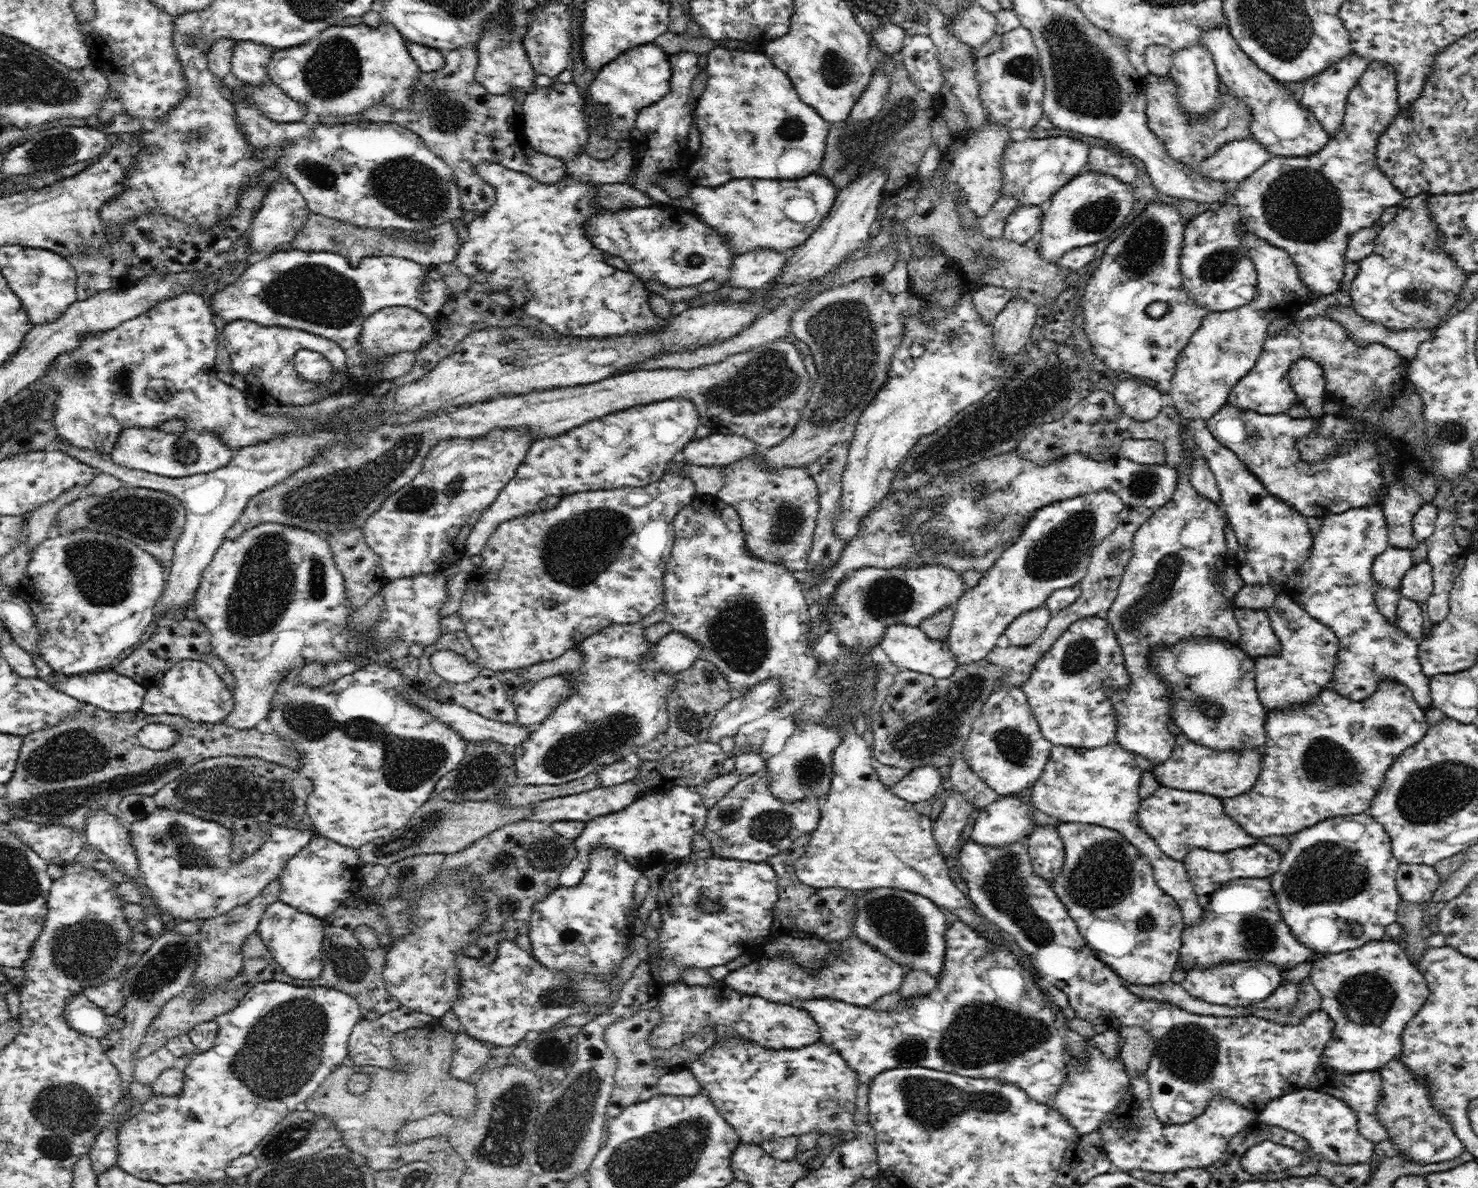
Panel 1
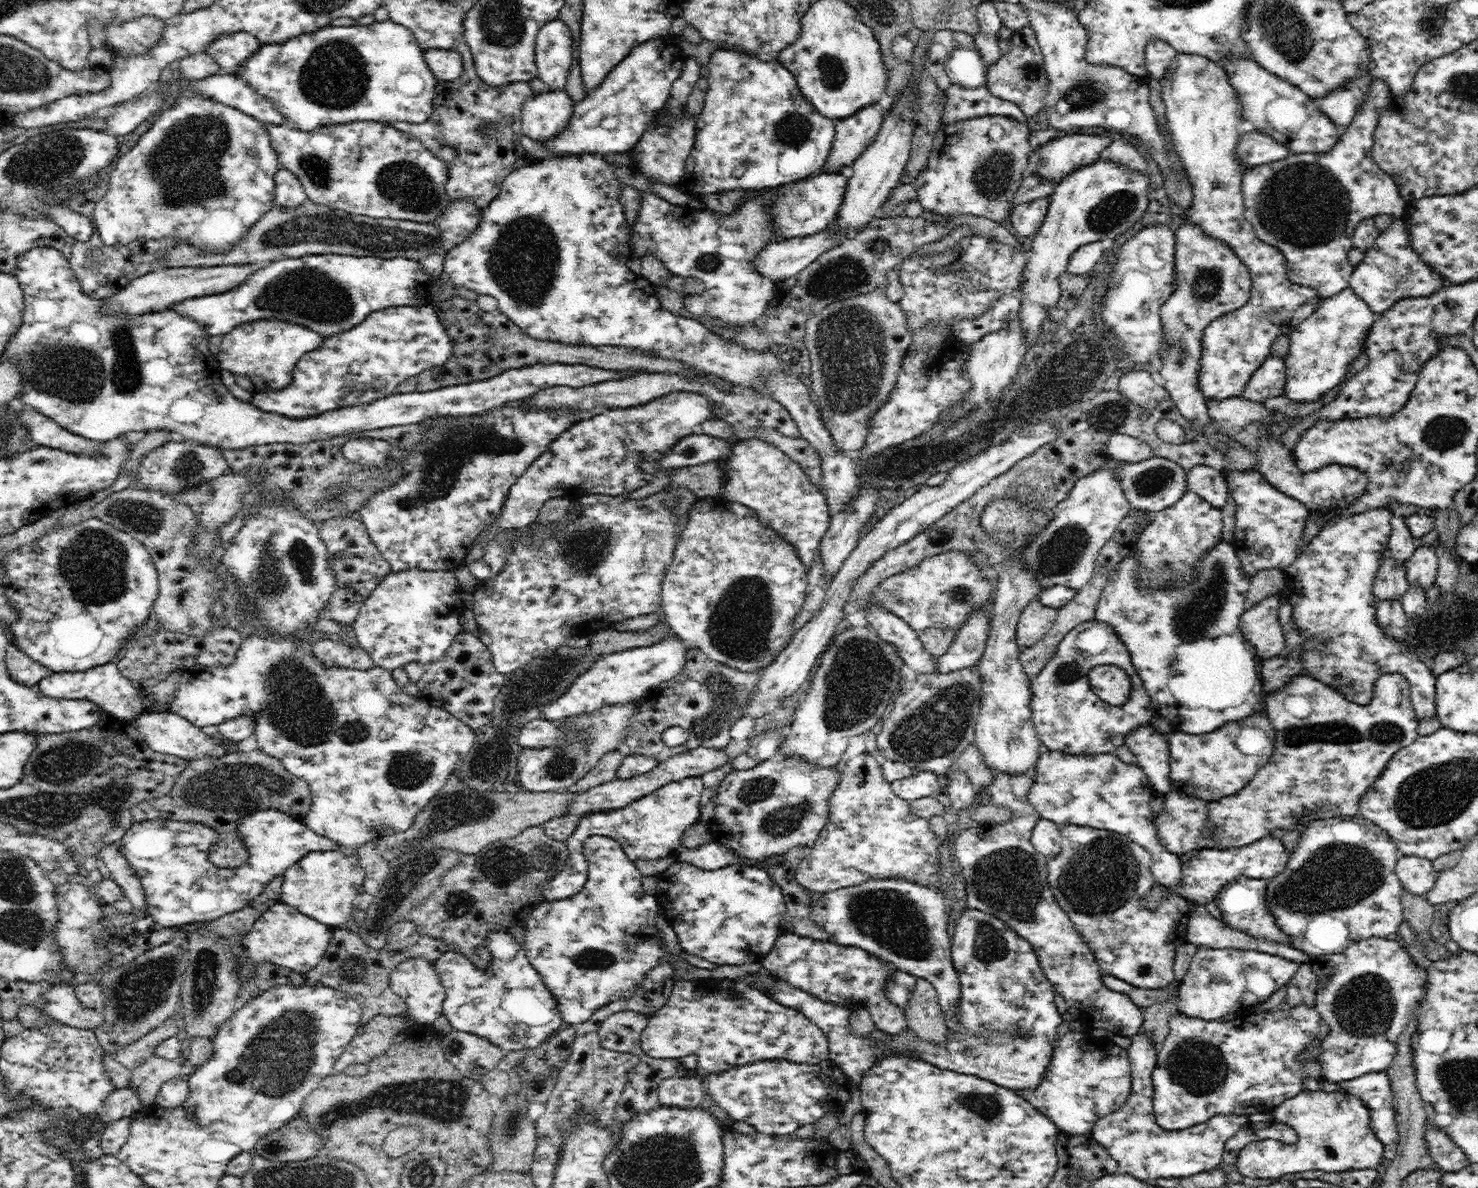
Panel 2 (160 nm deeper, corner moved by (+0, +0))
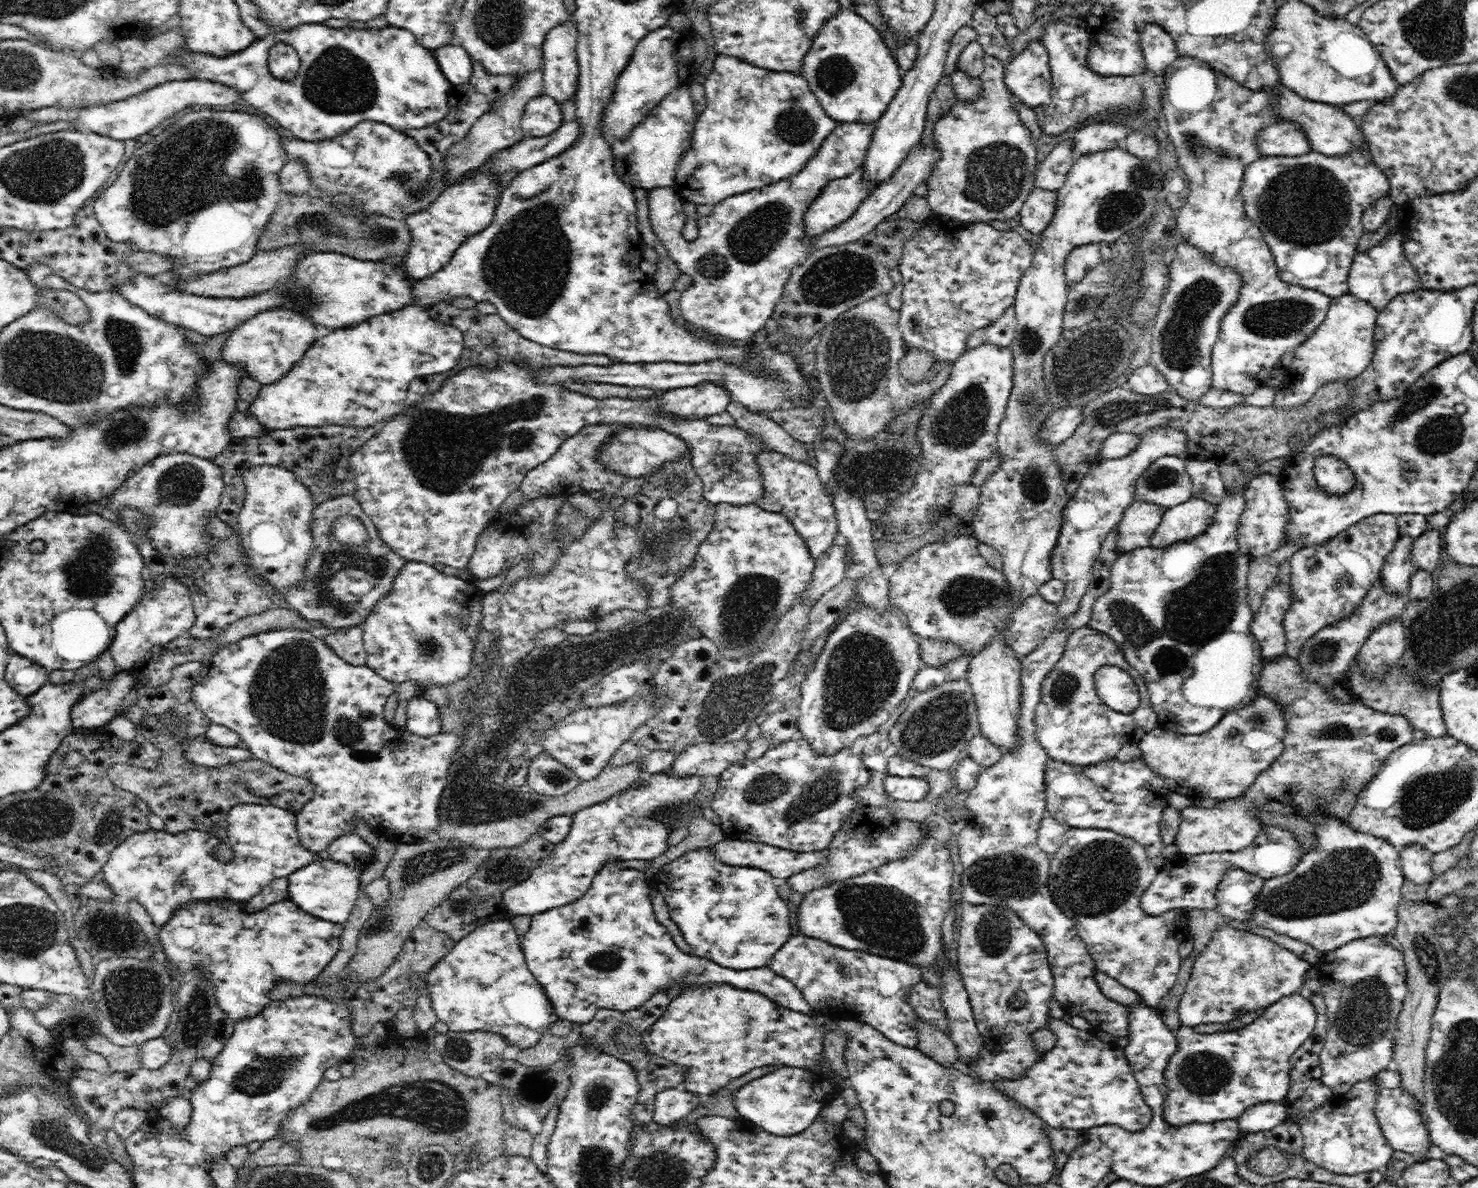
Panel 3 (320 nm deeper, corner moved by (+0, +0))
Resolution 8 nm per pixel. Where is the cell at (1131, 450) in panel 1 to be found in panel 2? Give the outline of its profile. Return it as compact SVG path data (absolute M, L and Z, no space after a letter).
M1118 432L1110 436L1105 449L1115 461L1136 463L1155 456L1147 442Z

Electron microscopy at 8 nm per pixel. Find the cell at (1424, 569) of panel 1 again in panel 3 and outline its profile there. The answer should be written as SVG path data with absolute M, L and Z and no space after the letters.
M1428 528L1412 545L1411 559L1418 571L1430 571L1441 562L1441 531Z

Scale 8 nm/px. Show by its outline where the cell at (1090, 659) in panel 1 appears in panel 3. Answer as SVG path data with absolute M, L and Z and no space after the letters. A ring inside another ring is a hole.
M1090 626L1073 630L1068 636L1064 652L1042 682L1040 702L1034 712L1036 736L1049 759L1078 766L1093 766L1115 759L1125 744L1137 745L1157 724L1157 714L1151 707L1145 678L1132 668L1114 639ZM1100 666L1119 666L1135 680L1140 704L1132 713L1117 713L1096 694L1094 674Z

